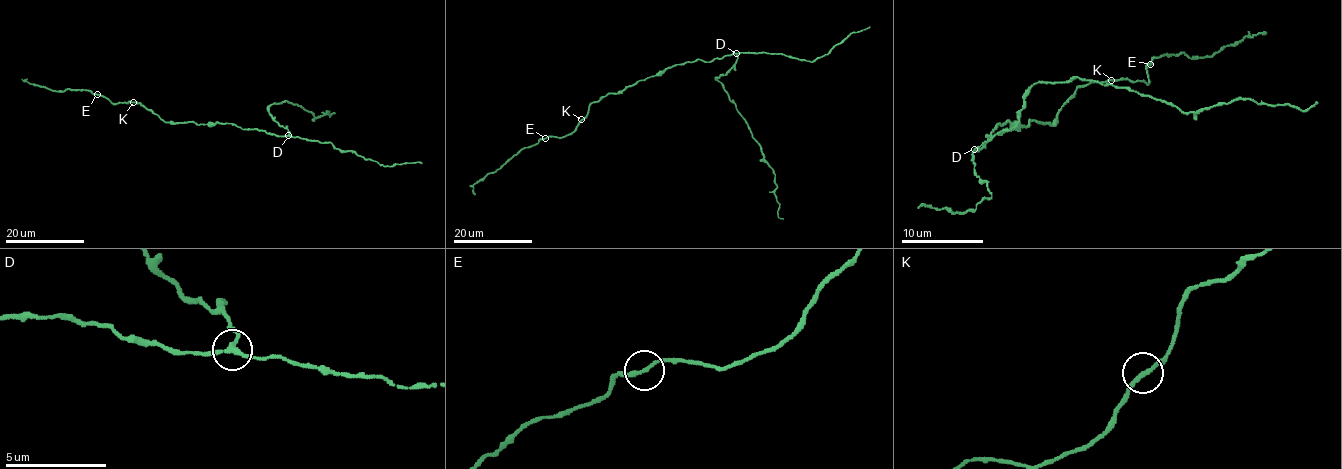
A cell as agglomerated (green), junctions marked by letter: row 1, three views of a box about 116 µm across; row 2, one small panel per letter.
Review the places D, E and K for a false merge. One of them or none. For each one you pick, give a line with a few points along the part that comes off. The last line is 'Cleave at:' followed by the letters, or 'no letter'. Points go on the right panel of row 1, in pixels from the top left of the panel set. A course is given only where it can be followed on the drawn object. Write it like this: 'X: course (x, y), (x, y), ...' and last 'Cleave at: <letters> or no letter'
D: course (973, 150), (1019, 121), (1037, 82), (1099, 80), (1160, 98), (1185, 113), (1252, 98), (1308, 111), (1318, 103)
Cleave at: D

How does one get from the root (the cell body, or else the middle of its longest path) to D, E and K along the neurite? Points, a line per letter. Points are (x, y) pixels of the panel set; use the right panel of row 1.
D: (994, 129), (992, 135), (986, 135), (992, 139), (980, 150), (973, 150)
E: (994, 129), (998, 123), (1055, 123), (1058, 113), (1082, 84), (1111, 80), (1148, 82), (1146, 66), (1150, 64)
K: (994, 129), (998, 123), (1055, 123), (1058, 113), (1082, 84), (1111, 80)

